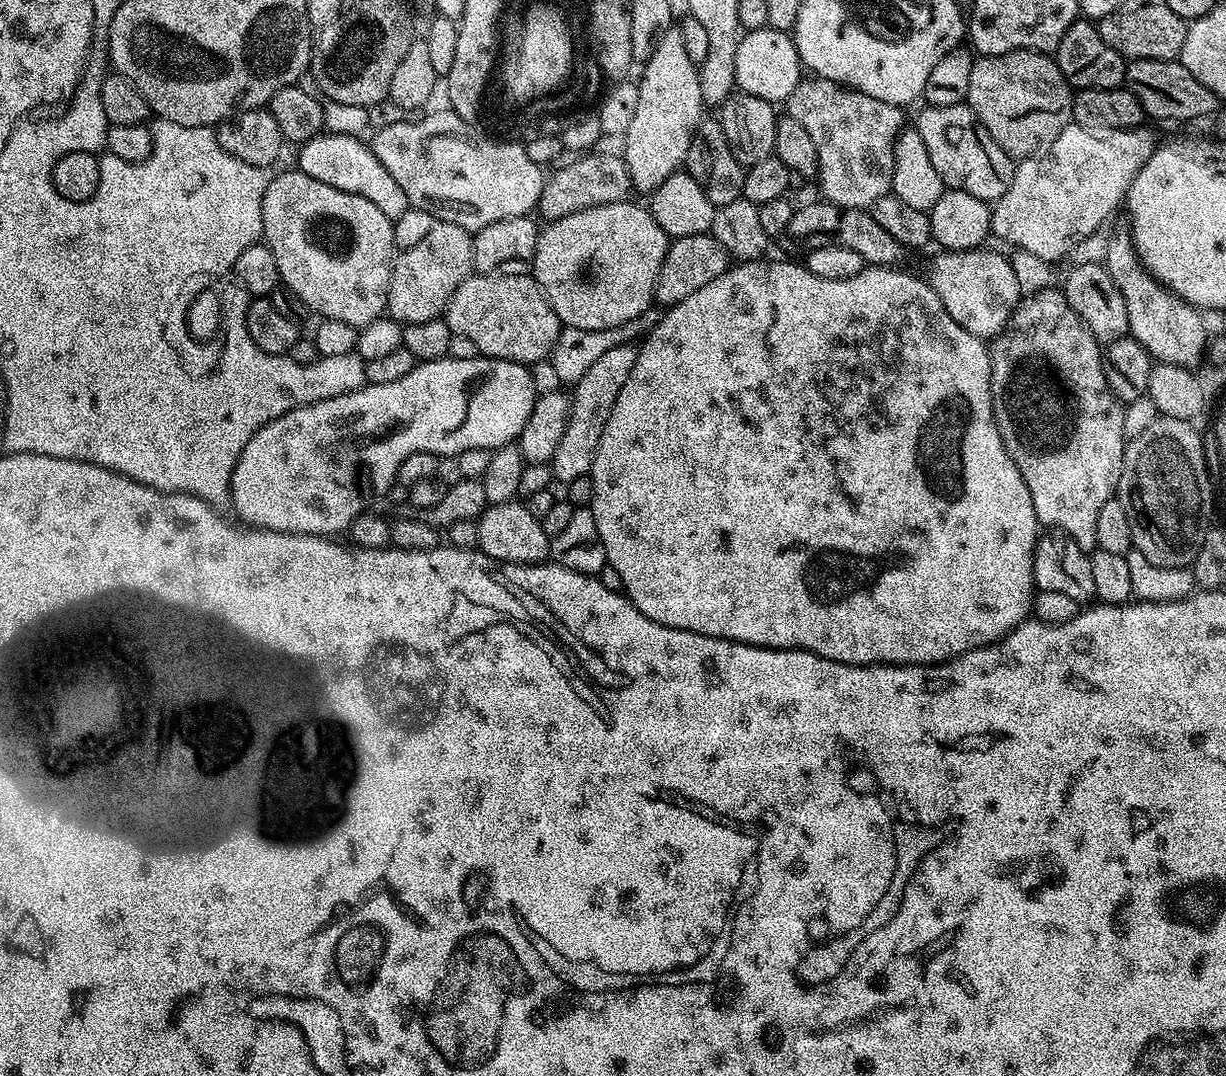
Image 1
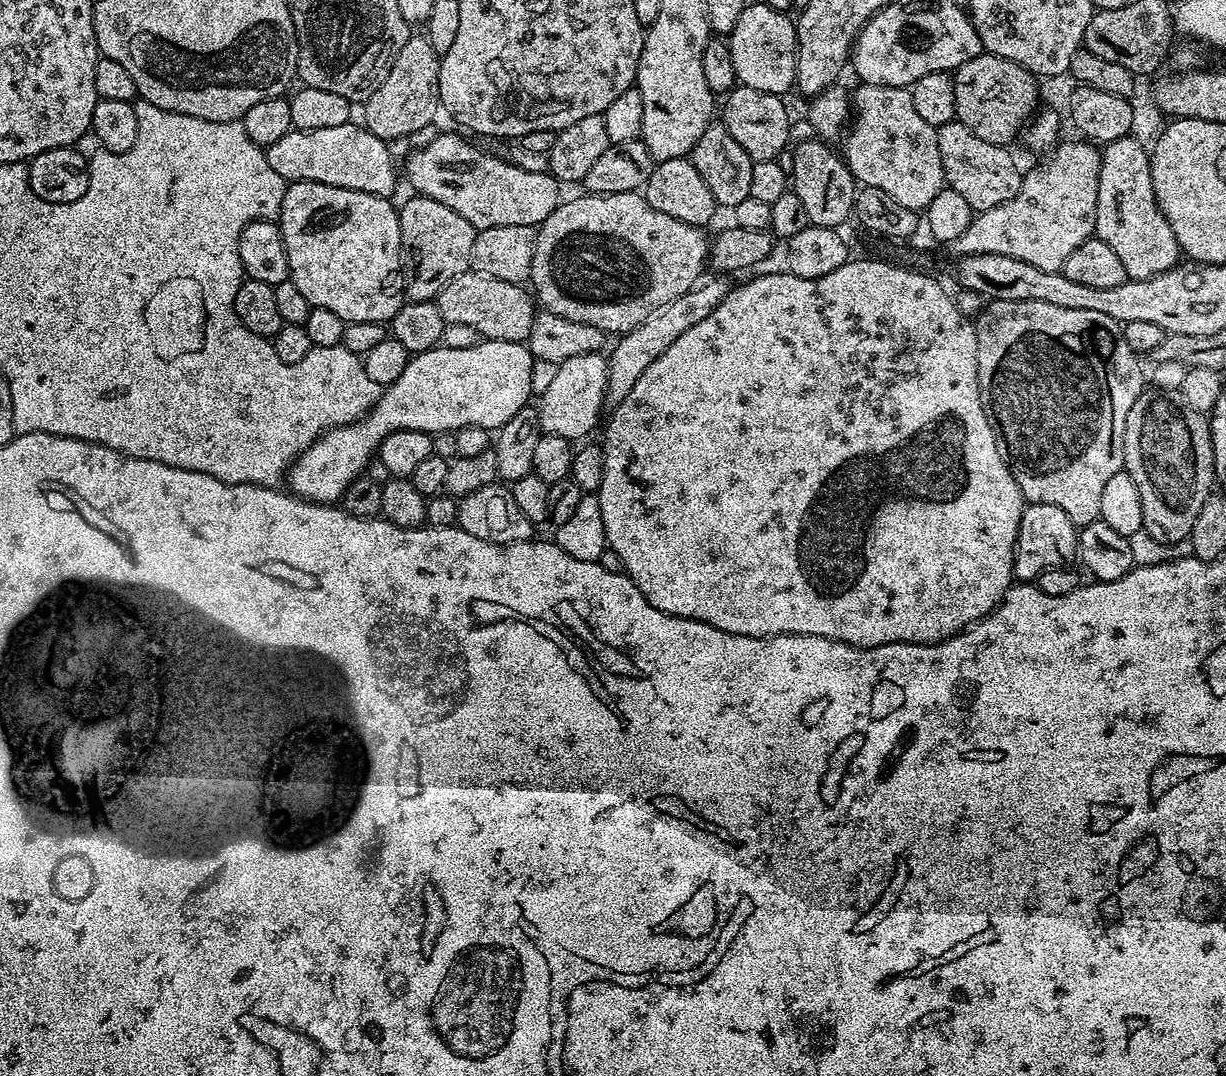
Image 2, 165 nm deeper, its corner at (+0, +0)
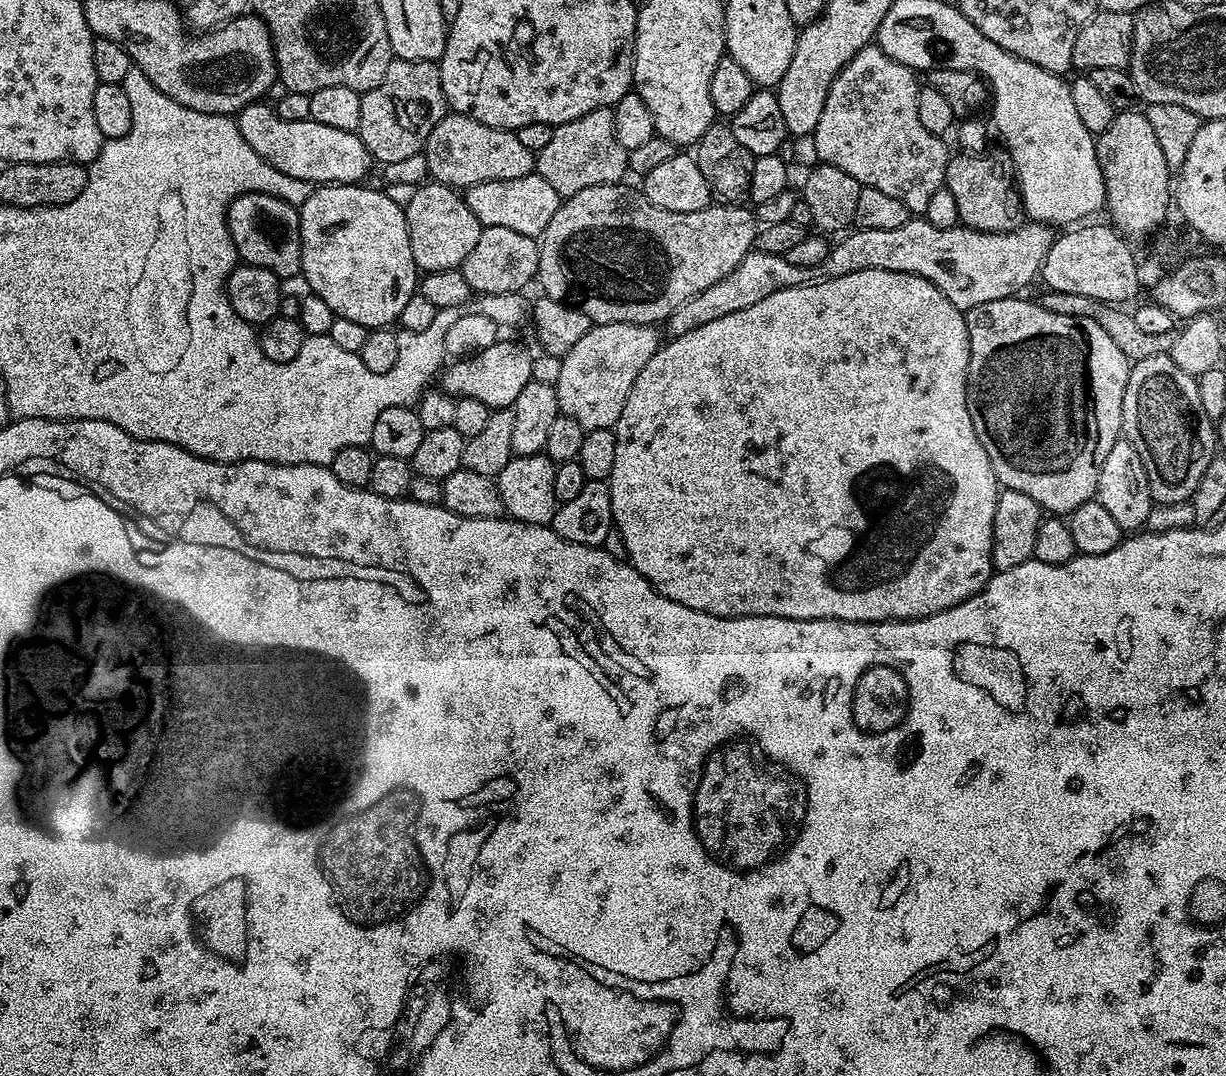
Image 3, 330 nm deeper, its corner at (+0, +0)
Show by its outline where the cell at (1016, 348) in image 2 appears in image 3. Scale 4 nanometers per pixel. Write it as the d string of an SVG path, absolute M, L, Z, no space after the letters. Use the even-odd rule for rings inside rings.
M1007 296L967 309L970 422L974 422L974 434L978 434L978 442L982 442L982 450L986 450L1004 488L1034 498L1045 513L1070 514L1095 497L1102 462L1106 462L1110 446L1121 439L1122 398L1130 362L1098 322L1054 314L1035 299L1020 299L1024 298Z

